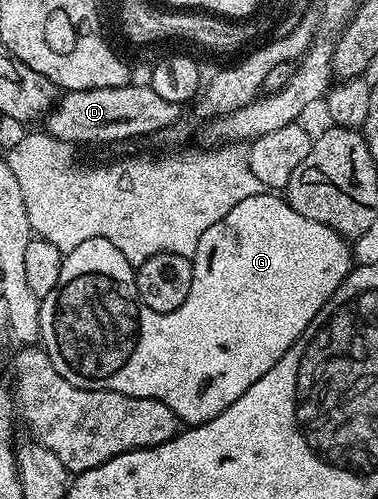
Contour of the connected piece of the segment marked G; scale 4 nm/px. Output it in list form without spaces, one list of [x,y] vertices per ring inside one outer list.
[[[277,194],[243,198],[243,202],[239,202],[239,206],[231,210],[231,214],[215,222],[215,226],[211,226],[211,230],[207,230],[207,234],[199,238],[199,246],[191,259],[193,277],[191,278],[191,290],[187,294],[187,302],[183,302],[183,306],[179,306],[179,310],[174,312],[156,312],[137,299],[131,265],[127,262],[127,258],[123,258],[118,248],[111,246],[111,242],[107,242],[107,238],[87,238],[87,242],[79,242],[75,250],[64,253],[59,270],[59,282],[55,282],[55,290],[51,290],[51,294],[40,297],[40,343],[51,358],[51,366],[55,366],[55,370],[59,370],[59,374],[63,374],[63,378],[67,378],[71,386],[79,386],[83,390],[118,392],[140,400],[158,400],[176,414],[182,425],[206,424],[208,420],[215,418],[223,410],[227,410],[227,406],[231,406],[235,398],[247,394],[247,390],[251,390],[251,386],[255,386],[255,382],[259,382],[259,378],[263,378],[263,374],[267,374],[267,370],[271,370],[271,366],[275,366],[275,362],[279,362],[279,358],[283,358],[283,354],[291,350],[291,346],[303,334],[303,330],[307,330],[315,314],[319,314],[319,310],[329,301],[331,294],[335,294],[335,290],[339,290],[341,283],[348,278],[355,264],[348,239],[321,222],[296,213],[287,200]]]

